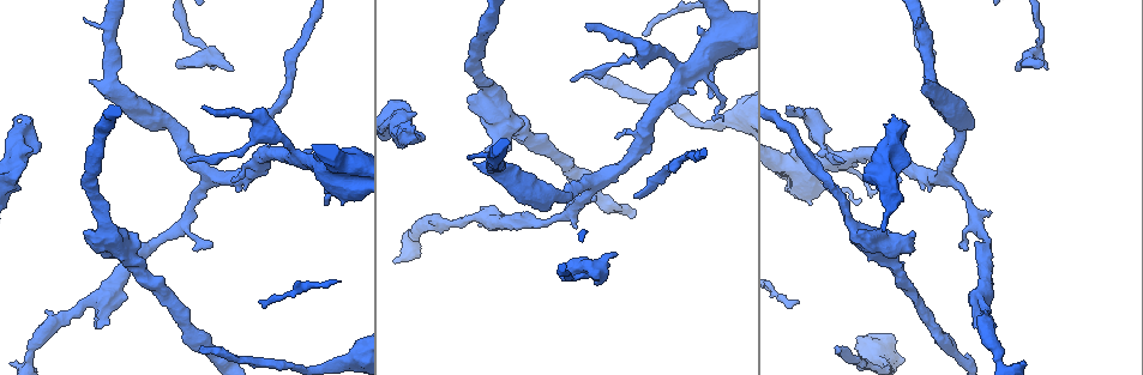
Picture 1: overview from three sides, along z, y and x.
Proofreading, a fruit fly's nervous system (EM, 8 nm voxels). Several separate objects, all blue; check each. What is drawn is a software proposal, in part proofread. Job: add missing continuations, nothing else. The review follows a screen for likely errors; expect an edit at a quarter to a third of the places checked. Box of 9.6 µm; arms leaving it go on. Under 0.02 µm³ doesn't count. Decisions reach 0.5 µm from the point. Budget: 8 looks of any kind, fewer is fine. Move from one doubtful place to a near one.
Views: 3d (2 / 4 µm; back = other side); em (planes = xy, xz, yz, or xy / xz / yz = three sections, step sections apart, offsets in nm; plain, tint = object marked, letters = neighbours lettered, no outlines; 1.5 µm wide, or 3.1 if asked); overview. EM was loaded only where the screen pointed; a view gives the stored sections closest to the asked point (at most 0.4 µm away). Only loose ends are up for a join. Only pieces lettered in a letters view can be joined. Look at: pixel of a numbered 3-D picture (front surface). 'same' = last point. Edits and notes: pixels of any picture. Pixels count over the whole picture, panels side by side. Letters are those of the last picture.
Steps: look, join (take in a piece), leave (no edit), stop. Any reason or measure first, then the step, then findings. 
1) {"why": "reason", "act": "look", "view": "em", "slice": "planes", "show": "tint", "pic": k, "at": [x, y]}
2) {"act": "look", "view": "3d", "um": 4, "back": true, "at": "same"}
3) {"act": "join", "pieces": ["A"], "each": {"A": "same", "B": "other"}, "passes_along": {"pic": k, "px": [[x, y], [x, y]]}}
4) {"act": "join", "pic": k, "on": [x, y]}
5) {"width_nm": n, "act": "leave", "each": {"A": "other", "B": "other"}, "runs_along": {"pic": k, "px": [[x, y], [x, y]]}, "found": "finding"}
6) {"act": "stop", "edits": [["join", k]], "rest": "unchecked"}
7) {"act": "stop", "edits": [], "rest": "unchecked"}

{"why": "thin end", "act": "look", "view": "em", "slice": "planes", "show": "letters", "pic": 1, "at": [635, 197]}

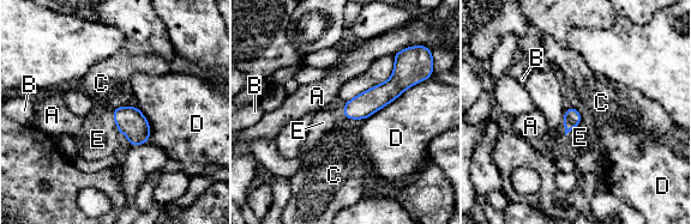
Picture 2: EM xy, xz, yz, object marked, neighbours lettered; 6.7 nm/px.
{"act": "join", "pieces": ["E"], "each": {"A": "other", "B": "other", "C": "other", "D": "other", "E": "same"}, "passes_along": {"pic": 2, "px": [[130, 121], [114, 120], [97, 139]]}, "found": "the neuron continues"}

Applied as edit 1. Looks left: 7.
{"why": "branch stops here", "act": "look", "view": "em", "slice": "xz", "step": 8, "show": "letters", "pic": 1, "at": [1043, 64]}

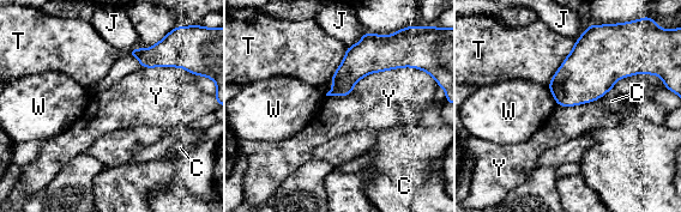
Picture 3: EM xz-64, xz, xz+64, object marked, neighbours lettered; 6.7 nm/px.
{"act": "leave", "each": {"C": "other", "J": "other", "T": "other", "W": "other", "Y": "other"}, "border": {"pic": 3, "px": [[613, 88], [596, 100]]}, "found": "none of them fits"}

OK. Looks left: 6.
{"why": "branch stops here", "act": "look", "view": "em", "slice": "xy", "step": 8, "show": "letters", "pic": 1, "at": [585, 23]}

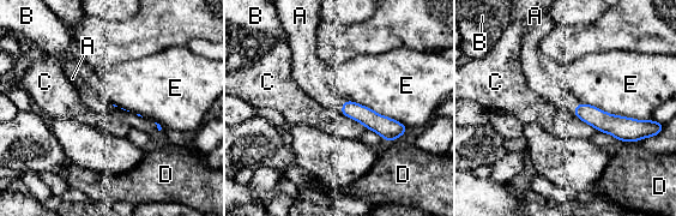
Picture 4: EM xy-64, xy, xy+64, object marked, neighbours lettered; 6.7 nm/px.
{"act": "join", "pieces": ["A"], "each": {"A": "same", "B": "other", "C": "other", "D": "other", "E": "other"}, "found": "the neuron continues"}

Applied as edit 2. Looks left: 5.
{"why": "end of a long branch", "act": "look", "view": "em", "slice": "planes", "show": "plain", "pic": 1, "at": [202, 348]}

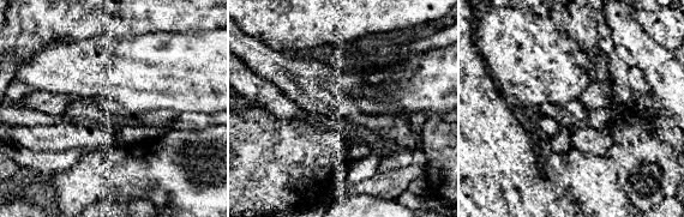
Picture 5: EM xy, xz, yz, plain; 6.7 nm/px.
{"why": "what lies round it", "act": "look", "view": "em", "slice": "planes", "show": "letters", "at": "same"}

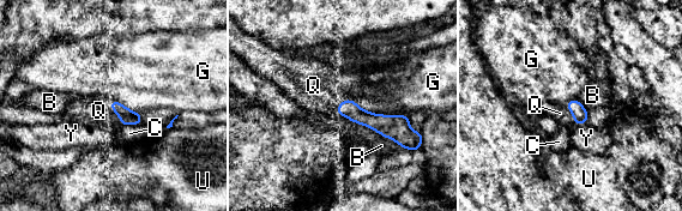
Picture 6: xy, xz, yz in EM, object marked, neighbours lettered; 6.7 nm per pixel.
{"act": "join", "pieces": ["Q"], "each": {"B": "other", "C": "other", "G": "other", "Q": "same", "U": "other", "Y": "other"}, "found": "the neuron continues"}

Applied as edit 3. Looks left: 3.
{"act": "stop", "edits": [["join", 2], ["join", 4], ["join", 6]], "rest": "unchecked"}

